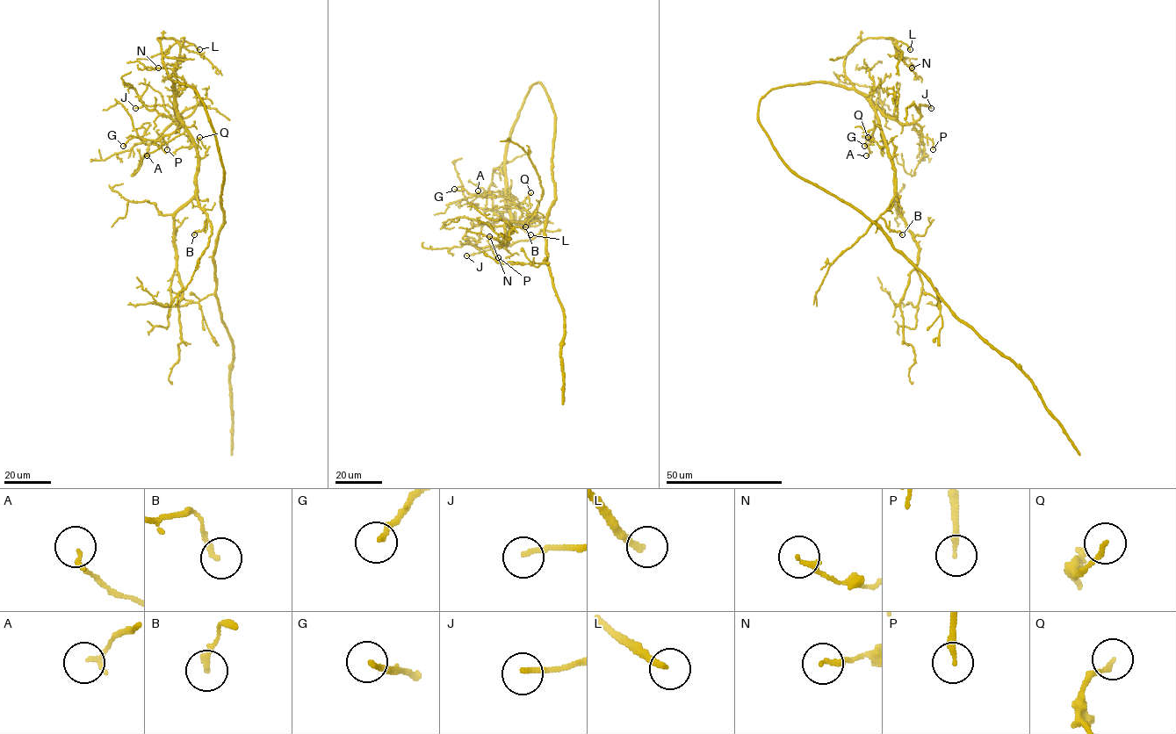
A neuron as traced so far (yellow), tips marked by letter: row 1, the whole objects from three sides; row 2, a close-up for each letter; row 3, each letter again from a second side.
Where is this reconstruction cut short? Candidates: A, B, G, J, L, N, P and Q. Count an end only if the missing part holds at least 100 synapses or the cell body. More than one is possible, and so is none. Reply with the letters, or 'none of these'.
L

